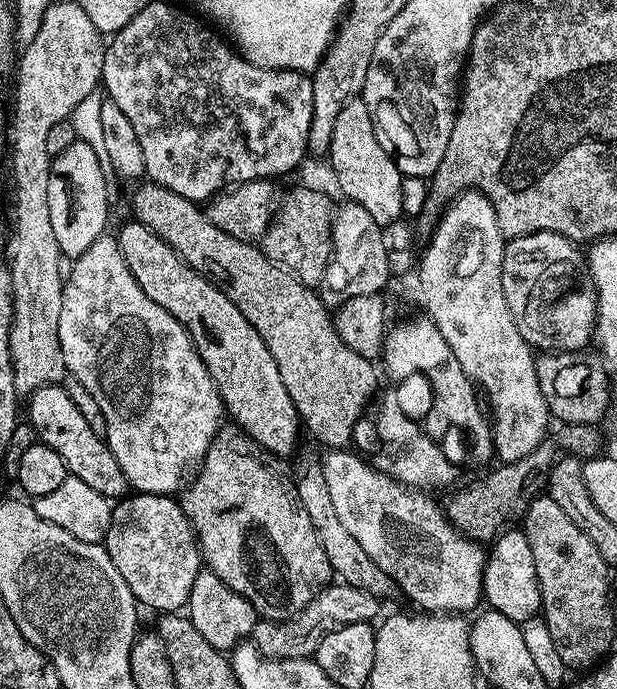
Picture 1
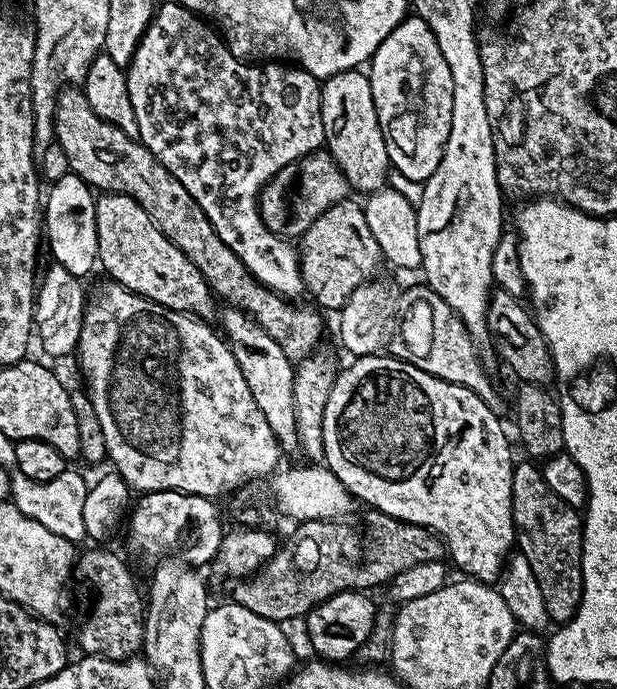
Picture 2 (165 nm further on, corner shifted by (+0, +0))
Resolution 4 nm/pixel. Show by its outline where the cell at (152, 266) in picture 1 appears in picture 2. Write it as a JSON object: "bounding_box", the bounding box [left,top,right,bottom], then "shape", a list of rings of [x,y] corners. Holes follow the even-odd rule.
{"bounding_box":[96,194,217,322],"shape":[[[123,194],[97,195],[96,237],[99,267],[104,267],[115,283],[156,304],[175,312],[189,313],[204,322],[211,321],[211,316],[217,315],[217,301],[198,266],[188,261],[186,254],[182,254],[174,242],[167,240],[150,214],[138,206],[138,202]]]}

